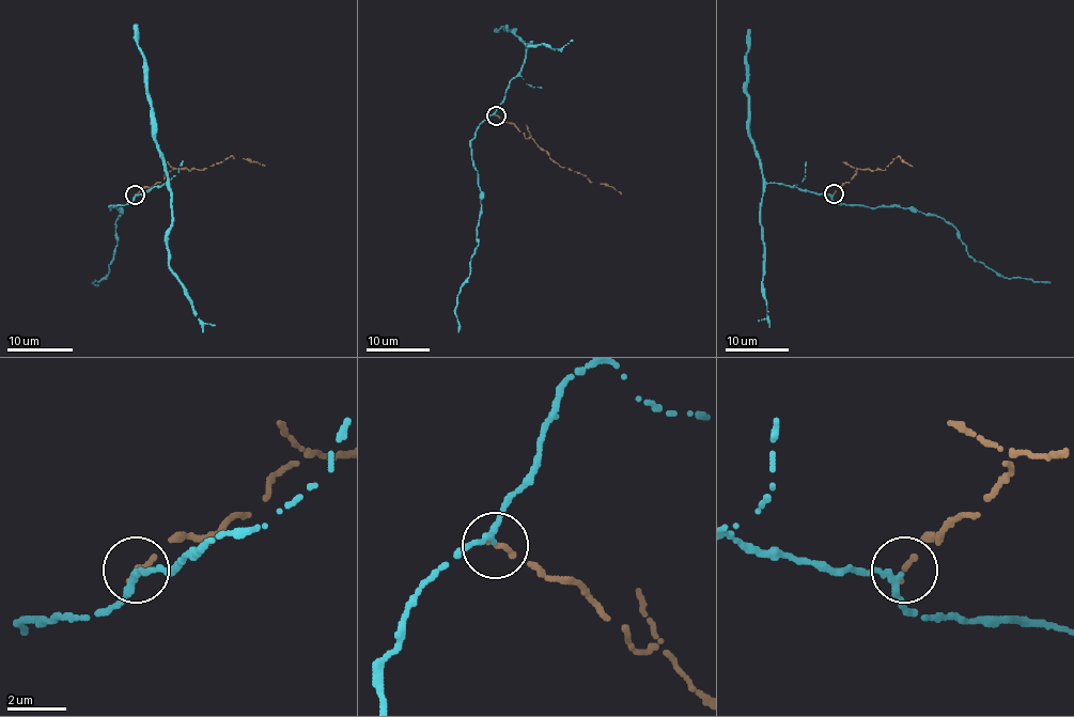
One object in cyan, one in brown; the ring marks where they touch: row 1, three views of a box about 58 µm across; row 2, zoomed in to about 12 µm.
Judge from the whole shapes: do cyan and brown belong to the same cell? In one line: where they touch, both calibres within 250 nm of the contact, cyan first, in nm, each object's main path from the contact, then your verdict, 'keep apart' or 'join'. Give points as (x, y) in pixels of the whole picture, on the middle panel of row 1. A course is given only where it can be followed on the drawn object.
(496, 115) | 240/200 nm | cyan via (496, 114), (486, 118), (470, 142), (482, 214), (470, 274), (454, 310), (457, 332) | brown via (496, 114), (512, 123), (526, 139), (532, 139), (561, 166), (580, 172), (591, 182), (613, 186), (621, 195) | keep apart

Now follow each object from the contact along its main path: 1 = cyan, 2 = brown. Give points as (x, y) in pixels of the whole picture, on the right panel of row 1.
1: (833, 195), (836, 204), (900, 205), (940, 217), (956, 231), (976, 261), (1006, 278), (1051, 283)
2: (833, 195), (857, 173), (857, 169), (884, 170), (898, 156), (913, 166)

